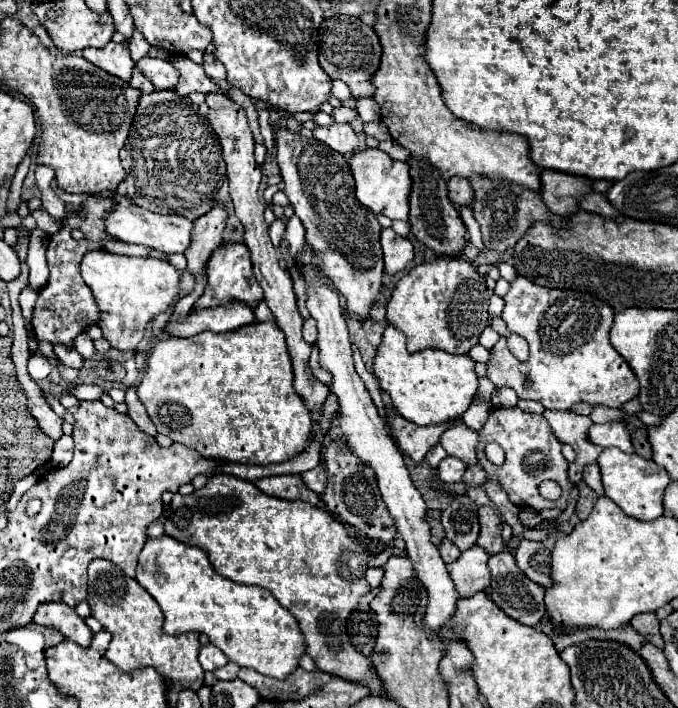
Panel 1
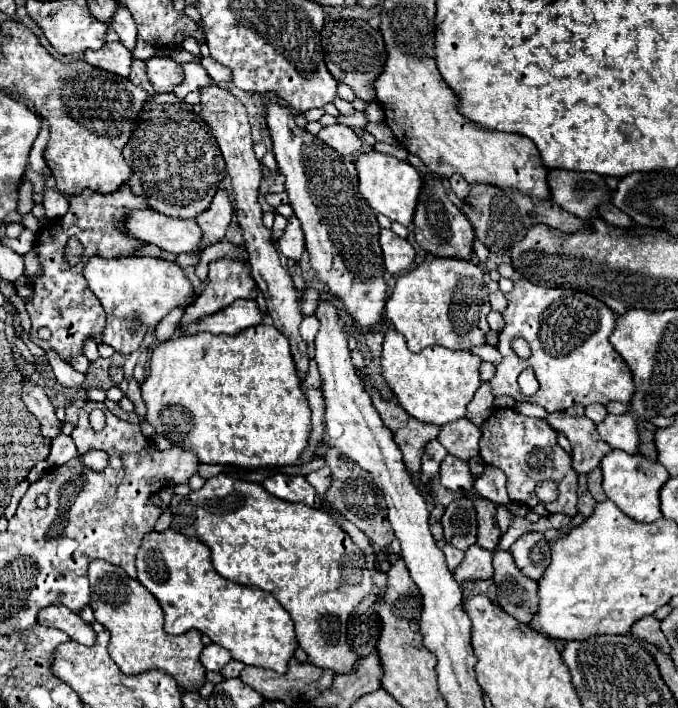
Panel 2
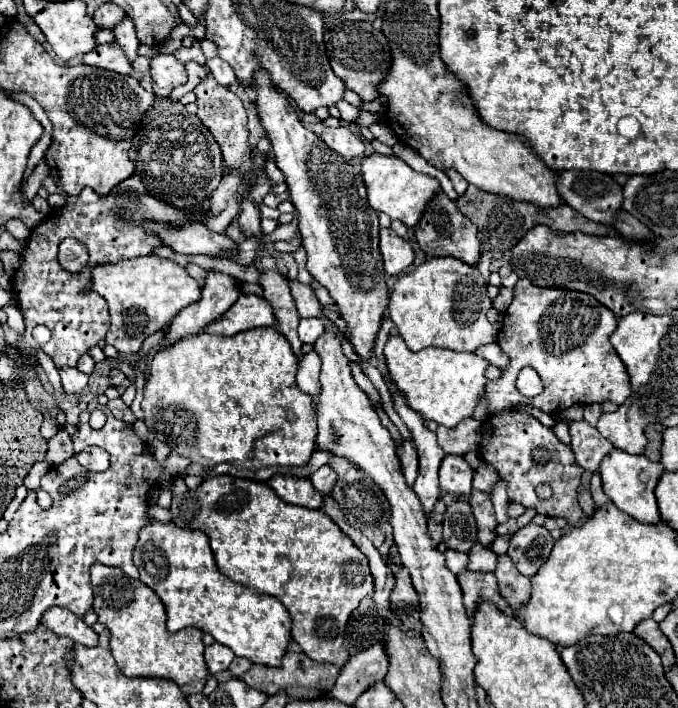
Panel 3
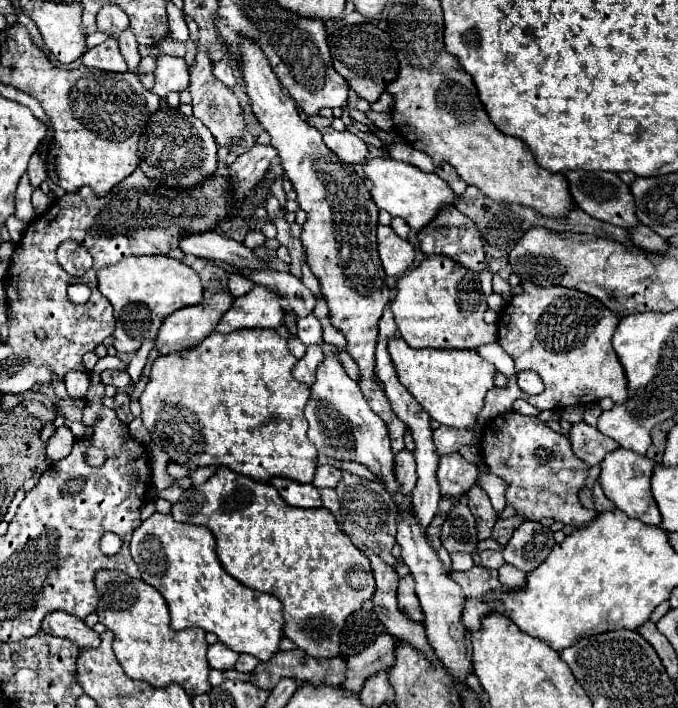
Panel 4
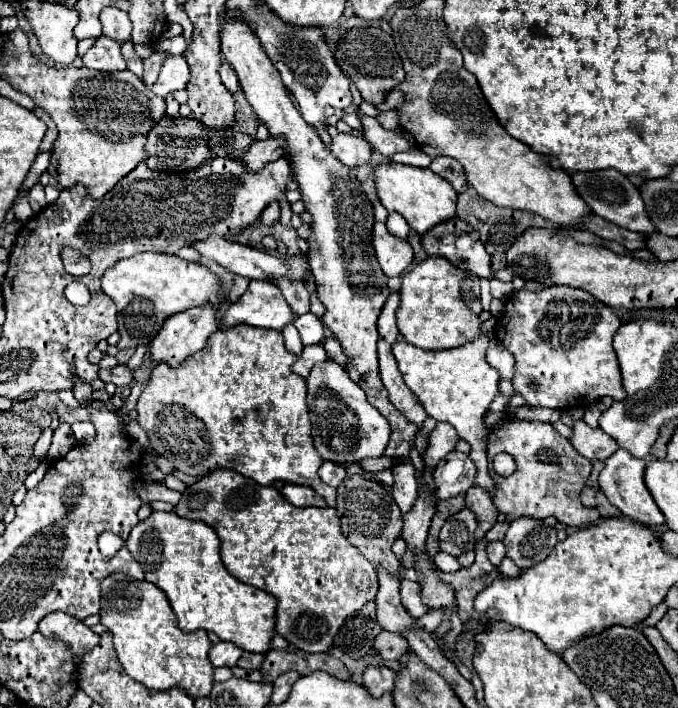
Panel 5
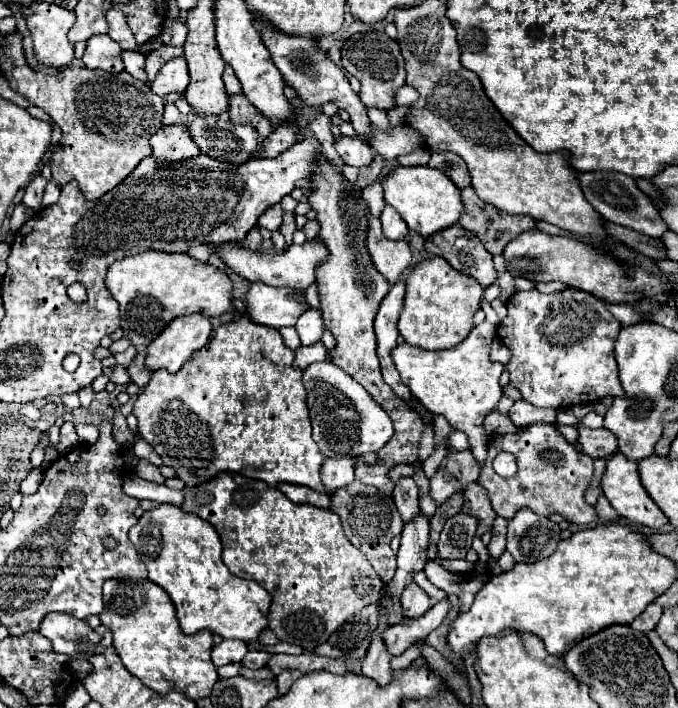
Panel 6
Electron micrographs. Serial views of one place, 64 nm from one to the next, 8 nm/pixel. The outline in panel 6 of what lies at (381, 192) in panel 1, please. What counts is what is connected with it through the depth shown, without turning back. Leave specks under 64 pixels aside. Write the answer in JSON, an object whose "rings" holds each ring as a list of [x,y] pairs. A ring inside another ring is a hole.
{"rings":[[[398,166],[384,176],[382,190],[386,204],[396,208],[398,214],[406,220],[408,228],[422,234],[424,238],[452,226],[464,212],[460,190],[452,184],[452,180],[448,180],[448,176],[444,176],[444,172],[430,166]]]}

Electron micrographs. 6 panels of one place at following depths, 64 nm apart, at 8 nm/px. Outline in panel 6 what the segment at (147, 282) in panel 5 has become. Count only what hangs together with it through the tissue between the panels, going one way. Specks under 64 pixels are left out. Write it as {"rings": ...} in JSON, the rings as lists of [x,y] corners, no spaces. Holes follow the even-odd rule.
{"rings":[[[144,252],[116,260],[108,268],[106,288],[120,304],[120,326],[134,346],[148,346],[166,328],[166,324],[178,316],[202,312],[204,316],[218,318],[232,312],[230,278],[222,270],[186,254]]]}

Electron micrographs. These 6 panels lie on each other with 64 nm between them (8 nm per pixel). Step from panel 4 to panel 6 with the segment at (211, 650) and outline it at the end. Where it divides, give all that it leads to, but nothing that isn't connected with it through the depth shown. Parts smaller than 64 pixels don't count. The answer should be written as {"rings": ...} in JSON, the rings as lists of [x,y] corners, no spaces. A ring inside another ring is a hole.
{"rings":[[[222,640],[218,646],[212,648],[212,662],[216,668],[240,662],[244,654],[248,652],[248,646],[242,640]]]}

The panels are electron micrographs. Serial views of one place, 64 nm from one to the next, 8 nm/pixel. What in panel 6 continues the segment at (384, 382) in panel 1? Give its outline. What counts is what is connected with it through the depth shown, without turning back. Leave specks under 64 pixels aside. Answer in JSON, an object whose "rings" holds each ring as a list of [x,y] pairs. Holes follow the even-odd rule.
{"rings":[[[482,299],[481,308],[486,314],[486,320],[478,324],[470,336],[450,350],[422,350],[410,344],[398,344],[392,350],[394,364],[402,376],[402,382],[412,390],[416,400],[430,412],[444,416],[454,430],[460,430],[470,440],[470,452],[480,466],[486,460],[486,444],[488,434],[482,428],[482,422],[490,410],[496,408],[500,400],[500,374],[502,364],[490,362],[490,344],[496,338],[496,329],[500,320],[491,304]]]}

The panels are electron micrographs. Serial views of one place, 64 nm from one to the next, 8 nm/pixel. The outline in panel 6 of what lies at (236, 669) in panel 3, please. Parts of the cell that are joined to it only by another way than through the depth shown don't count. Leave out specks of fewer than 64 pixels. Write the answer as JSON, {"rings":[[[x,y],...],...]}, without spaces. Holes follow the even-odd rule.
{"rings":[[[250,650],[244,658],[242,658],[242,666],[244,668],[264,668],[266,666],[266,662],[268,662],[268,658],[270,658],[270,654],[268,652],[264,652],[264,650]]]}

